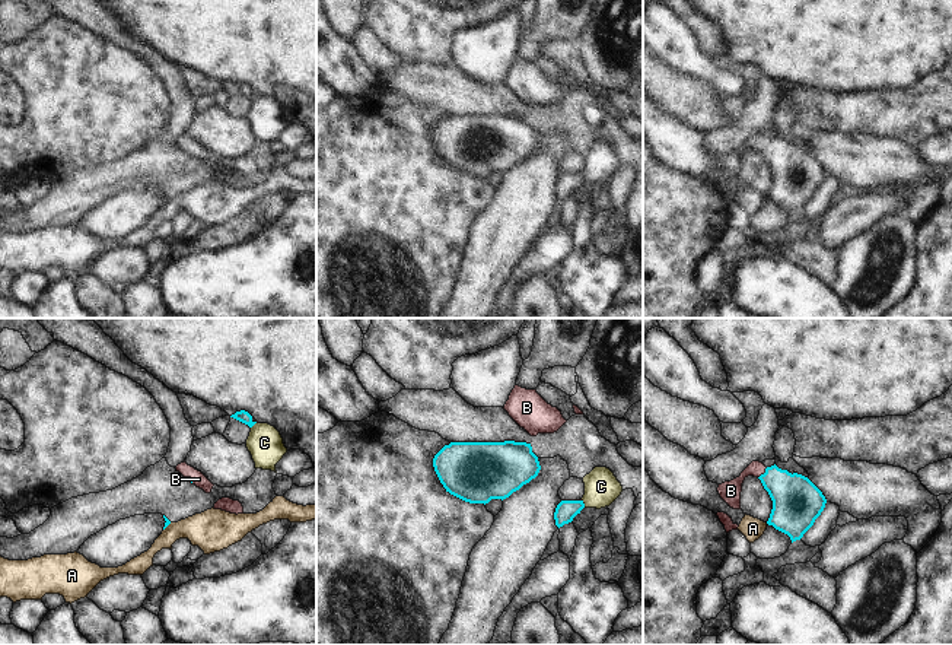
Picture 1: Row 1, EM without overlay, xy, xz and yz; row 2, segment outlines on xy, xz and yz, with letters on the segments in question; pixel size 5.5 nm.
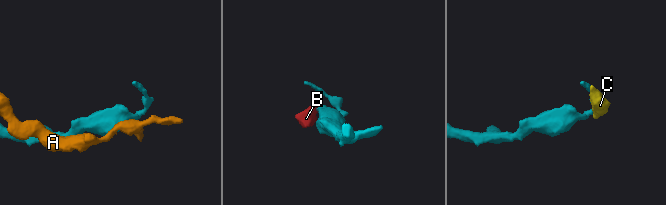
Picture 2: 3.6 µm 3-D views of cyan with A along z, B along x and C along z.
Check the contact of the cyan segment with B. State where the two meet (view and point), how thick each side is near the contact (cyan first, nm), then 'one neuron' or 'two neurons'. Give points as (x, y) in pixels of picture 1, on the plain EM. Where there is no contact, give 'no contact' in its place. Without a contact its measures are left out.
contact yz (764, 146); calibres 280 and 110 nm; one neuron

